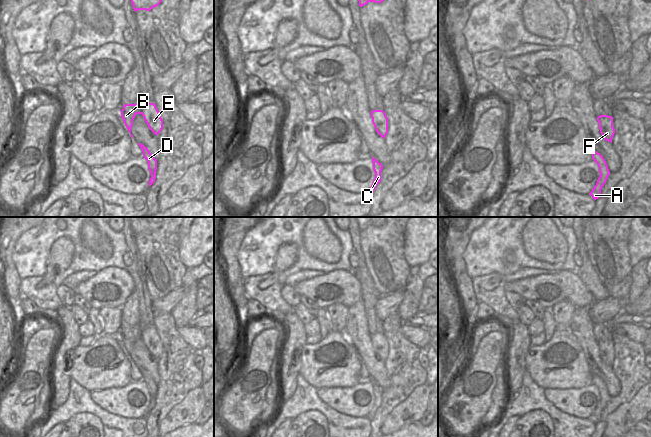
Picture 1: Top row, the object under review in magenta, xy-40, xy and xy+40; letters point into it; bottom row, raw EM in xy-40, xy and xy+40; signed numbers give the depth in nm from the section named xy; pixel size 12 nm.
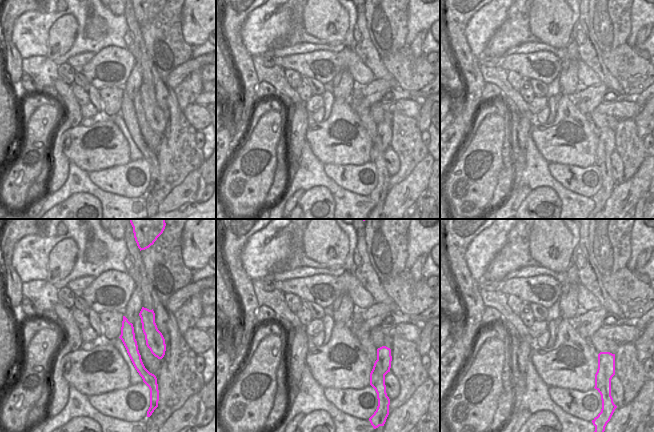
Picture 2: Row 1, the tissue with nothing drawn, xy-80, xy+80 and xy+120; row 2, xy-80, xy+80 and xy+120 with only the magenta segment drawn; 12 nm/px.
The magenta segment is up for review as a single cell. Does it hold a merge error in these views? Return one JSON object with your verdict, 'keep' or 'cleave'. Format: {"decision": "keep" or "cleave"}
{"decision": "cleave"}

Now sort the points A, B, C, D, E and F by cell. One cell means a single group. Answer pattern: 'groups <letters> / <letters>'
groups A C E F / B D

